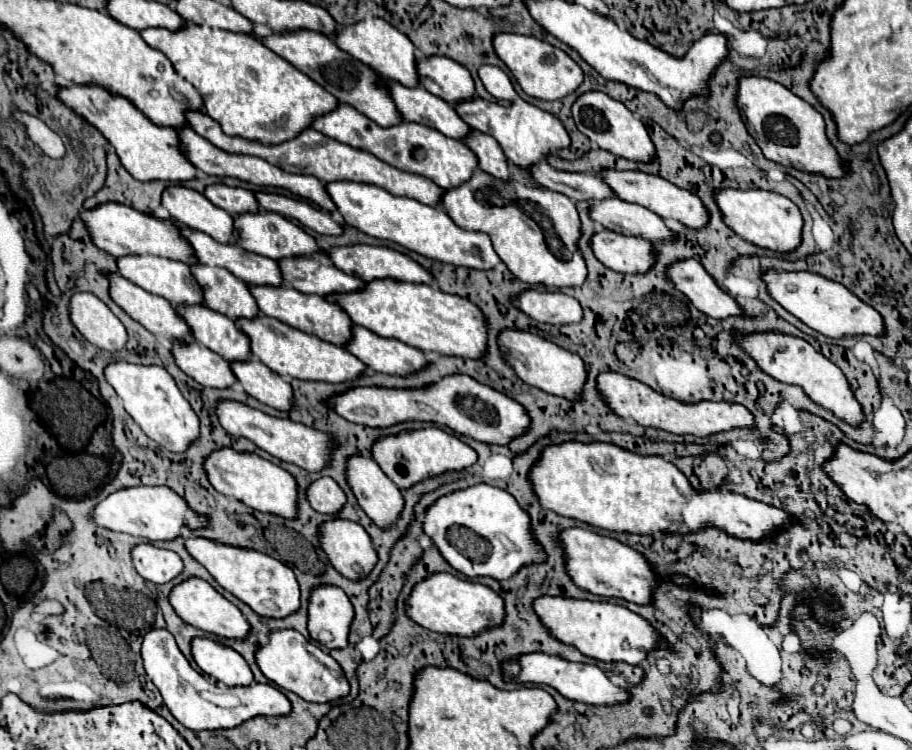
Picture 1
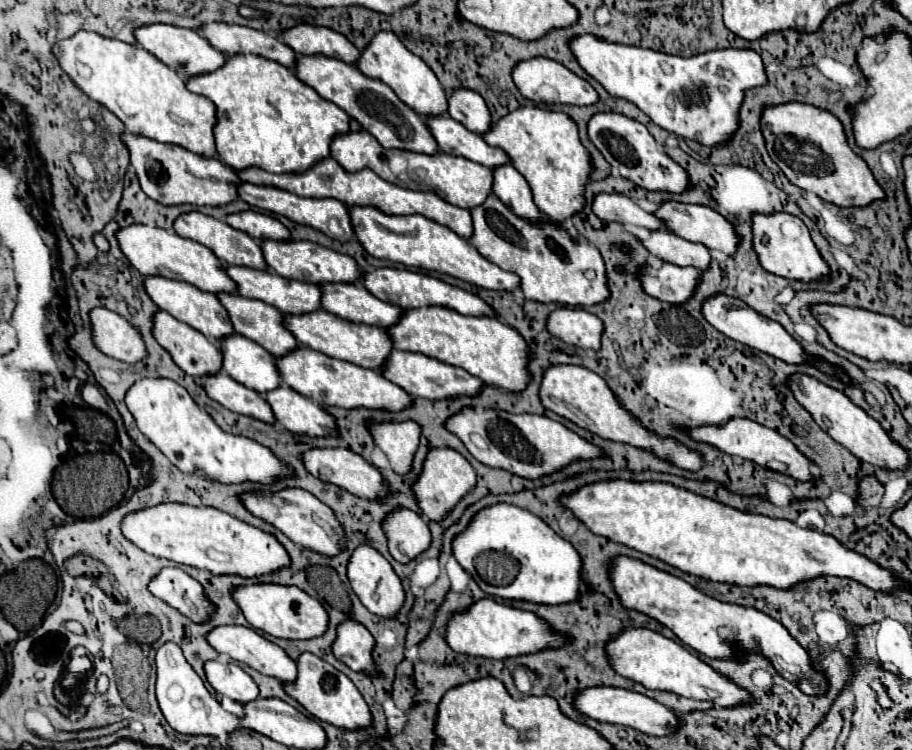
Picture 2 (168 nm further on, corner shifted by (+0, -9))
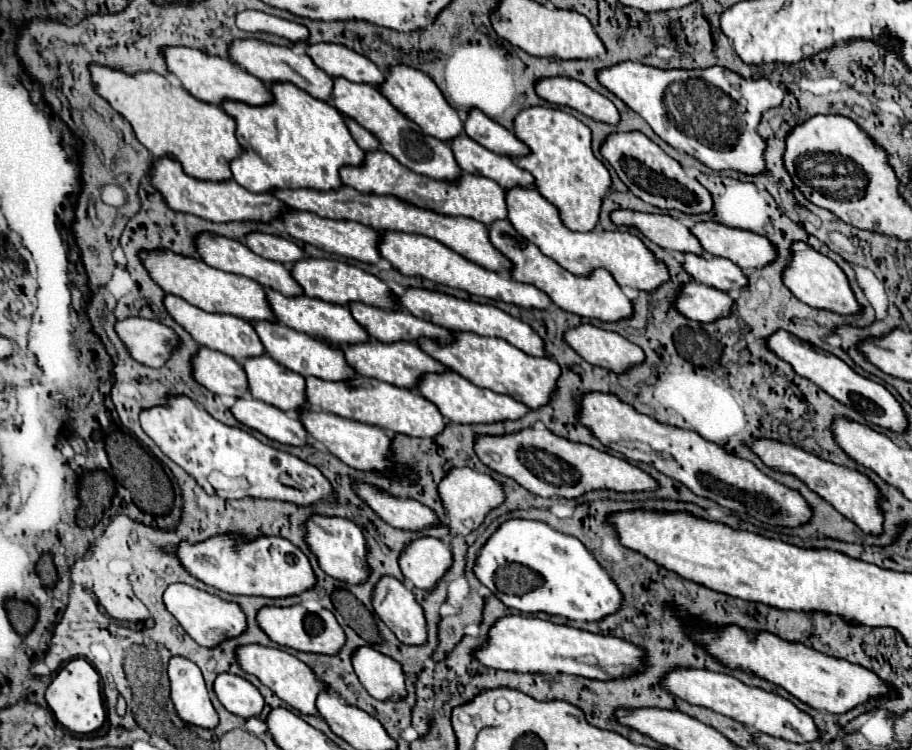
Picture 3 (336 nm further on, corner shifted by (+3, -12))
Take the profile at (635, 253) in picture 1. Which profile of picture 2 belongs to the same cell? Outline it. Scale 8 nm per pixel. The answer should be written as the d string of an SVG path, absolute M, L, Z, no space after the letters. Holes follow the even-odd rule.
M665 263L661 269L647 265L643 269L643 289L665 303L683 305L693 297L695 289L701 283L701 271L693 267L679 267Z

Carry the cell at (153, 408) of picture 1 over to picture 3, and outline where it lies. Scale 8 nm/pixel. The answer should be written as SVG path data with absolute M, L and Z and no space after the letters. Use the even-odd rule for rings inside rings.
M168 394L166 404L144 408L140 412L140 426L156 446L184 468L208 494L224 498L274 498L304 506L332 494L330 482L318 468L288 452L262 444L240 428L218 422L188 396Z

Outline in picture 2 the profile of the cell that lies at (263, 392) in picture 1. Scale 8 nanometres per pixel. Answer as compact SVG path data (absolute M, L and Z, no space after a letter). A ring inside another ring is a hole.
M279 387L265 395L267 403L271 405L277 421L297 435L311 435L311 437L337 437L337 419L327 413L319 403L311 401L309 397L289 389Z

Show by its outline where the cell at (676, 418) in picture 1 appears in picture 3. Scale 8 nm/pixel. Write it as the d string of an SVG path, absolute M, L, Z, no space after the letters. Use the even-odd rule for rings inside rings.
M754 438L750 448L768 468L782 472L782 474L792 474L798 480L802 480L812 492L816 492L826 502L830 502L840 514L854 520L864 532L868 532L868 534L882 532L882 516L878 510L878 498L880 498L878 488L870 482L870 478L866 478L858 470L850 470L850 468L838 466L838 464L826 462L798 446L784 444L780 440L772 440L772 438Z

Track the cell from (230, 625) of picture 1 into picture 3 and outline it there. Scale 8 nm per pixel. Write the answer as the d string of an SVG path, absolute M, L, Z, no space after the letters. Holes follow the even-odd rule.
M244 644L234 650L236 662L242 670L256 676L264 686L268 686L278 698L282 698L292 708L300 710L302 714L316 714L316 696L320 690L326 690L326 686L314 678L312 670L300 662L296 656L280 650L280 648L268 648L262 644Z

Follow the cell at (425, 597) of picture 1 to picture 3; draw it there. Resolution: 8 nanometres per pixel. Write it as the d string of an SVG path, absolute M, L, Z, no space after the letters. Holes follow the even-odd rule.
M502 616L490 630L488 640L482 648L472 650L472 656L488 666L510 672L542 672L542 674L576 674L596 680L624 678L640 668L642 652L622 638L600 636L586 630L570 628L564 624L554 624L548 620L538 620L530 616Z

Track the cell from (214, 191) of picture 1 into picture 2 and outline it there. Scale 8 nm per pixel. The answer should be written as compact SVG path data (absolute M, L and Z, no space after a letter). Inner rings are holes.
M243 211L243 213L233 213L227 217L227 223L233 229L239 229L247 233L249 237L255 237L257 241L289 241L291 233L285 225L281 225L275 217L267 213L257 213L257 211Z

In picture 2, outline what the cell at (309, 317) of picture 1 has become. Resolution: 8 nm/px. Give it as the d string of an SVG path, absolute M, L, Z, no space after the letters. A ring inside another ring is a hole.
M323 309L307 313L307 315L285 315L285 325L289 327L289 331L297 337L297 341L303 347L309 347L309 349L325 353L333 359L349 361L353 365L367 367L373 371L381 369L383 363L389 359L389 353L393 351L393 339L389 337L387 329L351 323L351 321L345 321Z

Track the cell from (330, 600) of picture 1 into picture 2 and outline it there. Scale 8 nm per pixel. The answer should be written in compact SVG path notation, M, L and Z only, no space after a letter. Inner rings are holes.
M347 619L337 627L337 639L333 643L333 653L339 661L349 665L353 671L365 673L369 677L379 675L377 663L373 661L375 649L373 635L357 621Z

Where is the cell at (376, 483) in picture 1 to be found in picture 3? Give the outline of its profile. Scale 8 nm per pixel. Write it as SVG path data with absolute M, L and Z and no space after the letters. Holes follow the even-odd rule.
M422 536L406 544L398 558L400 570L416 588L432 590L442 574L452 564L452 554L444 542L432 536Z

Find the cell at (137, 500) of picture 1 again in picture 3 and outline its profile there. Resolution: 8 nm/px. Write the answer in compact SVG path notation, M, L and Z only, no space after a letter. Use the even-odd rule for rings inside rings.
M222 532L200 542L180 540L174 546L174 556L188 574L228 594L258 594L266 598L284 598L300 594L314 586L314 572L308 558L294 544L280 536L260 534L256 538L248 538L240 532Z

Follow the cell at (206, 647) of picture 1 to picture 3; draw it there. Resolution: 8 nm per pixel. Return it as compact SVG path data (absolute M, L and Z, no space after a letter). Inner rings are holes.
M218 674L214 680L214 692L222 706L236 716L258 716L264 708L264 698L258 688L236 674Z

